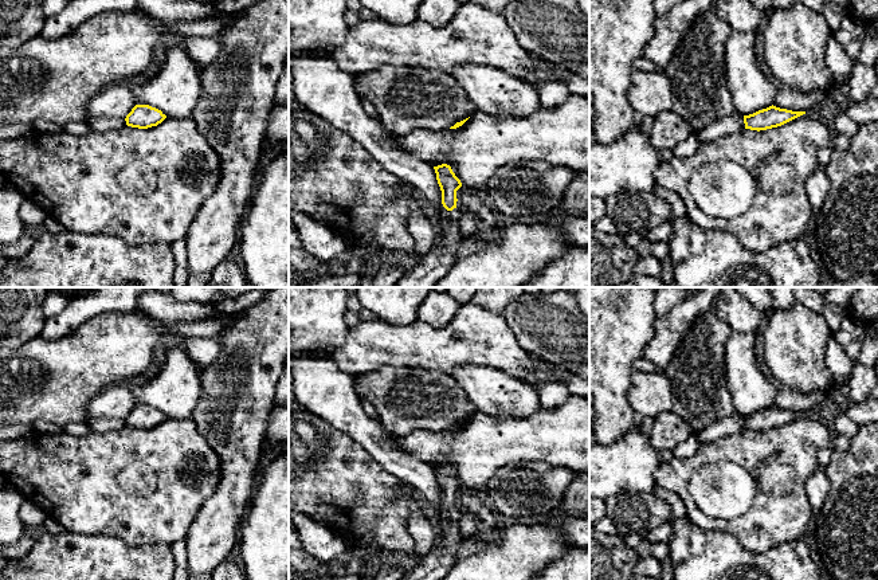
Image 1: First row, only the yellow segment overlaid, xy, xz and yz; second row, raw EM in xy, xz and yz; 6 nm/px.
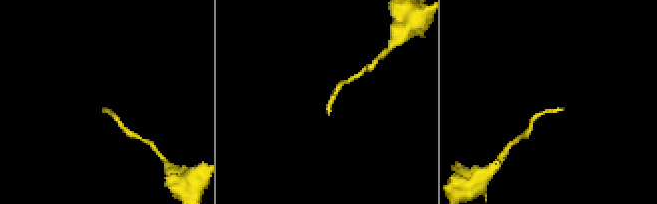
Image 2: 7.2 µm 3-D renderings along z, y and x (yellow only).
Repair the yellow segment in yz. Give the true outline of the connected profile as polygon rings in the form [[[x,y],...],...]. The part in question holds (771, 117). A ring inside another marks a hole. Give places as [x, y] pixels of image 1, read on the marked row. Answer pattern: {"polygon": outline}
{"polygon": [[[772,105],[753,114],[744,115],[744,124],[745,129],[760,132],[781,126],[803,114],[806,114],[806,111],[792,111]]]}

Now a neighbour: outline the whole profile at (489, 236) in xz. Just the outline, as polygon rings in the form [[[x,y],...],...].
[[[495,224],[491,228],[483,230],[483,231],[475,231],[473,236],[470,238],[470,243],[477,243],[481,250],[486,248],[489,246],[497,244],[501,236],[503,226]]]

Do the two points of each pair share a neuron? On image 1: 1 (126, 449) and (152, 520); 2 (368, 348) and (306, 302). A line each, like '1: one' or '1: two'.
1: one
2: two

